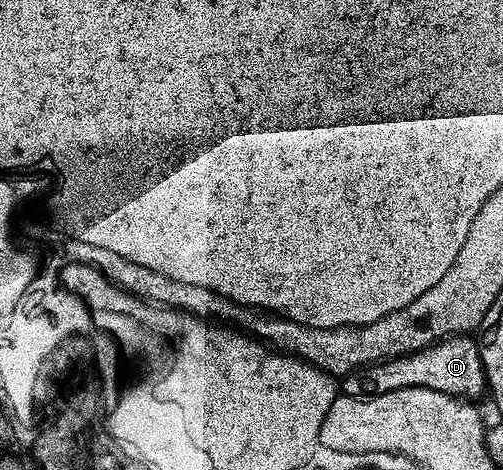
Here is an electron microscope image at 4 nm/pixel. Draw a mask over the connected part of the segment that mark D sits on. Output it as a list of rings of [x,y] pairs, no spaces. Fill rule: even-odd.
[[[469,334],[452,335],[449,339],[439,339],[430,347],[411,355],[400,355],[397,359],[360,367],[350,372],[340,383],[341,394],[357,399],[368,399],[371,395],[383,395],[409,387],[436,389],[445,395],[457,395],[467,401],[477,400],[477,395],[487,390],[486,374],[477,342]]]

